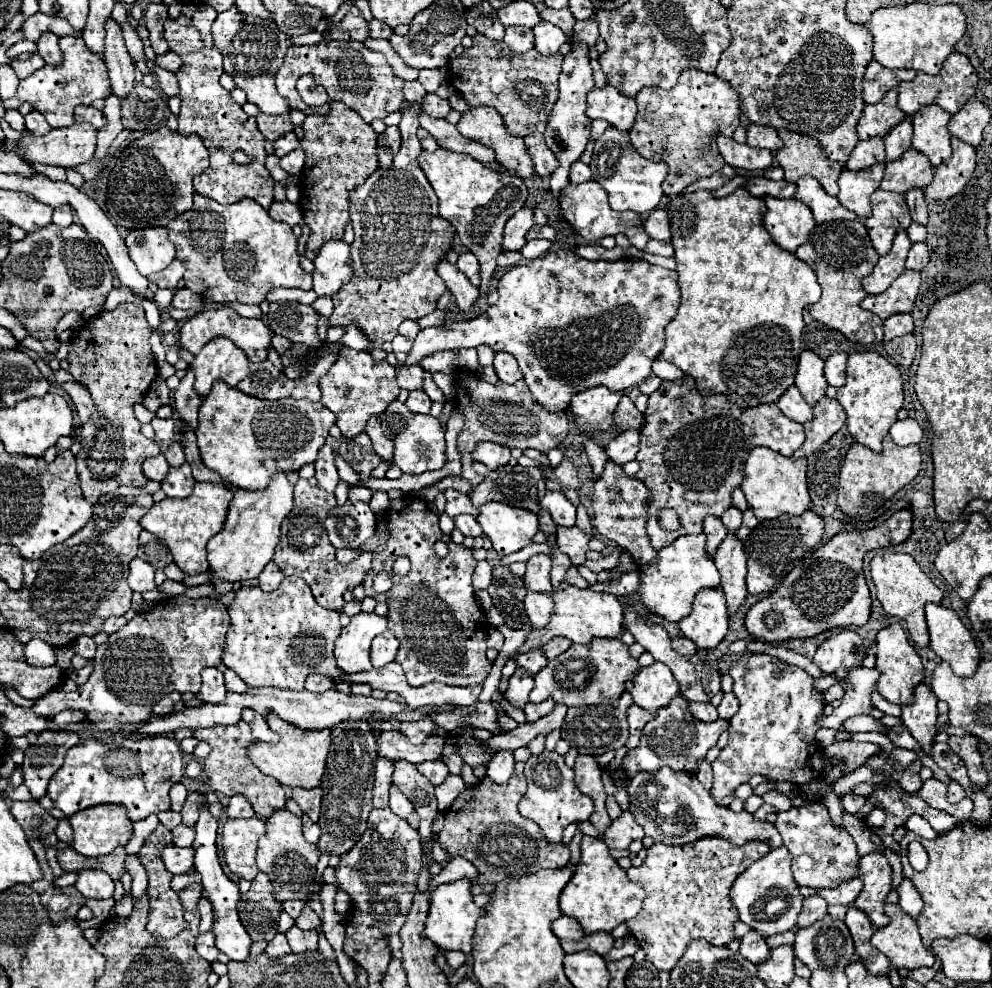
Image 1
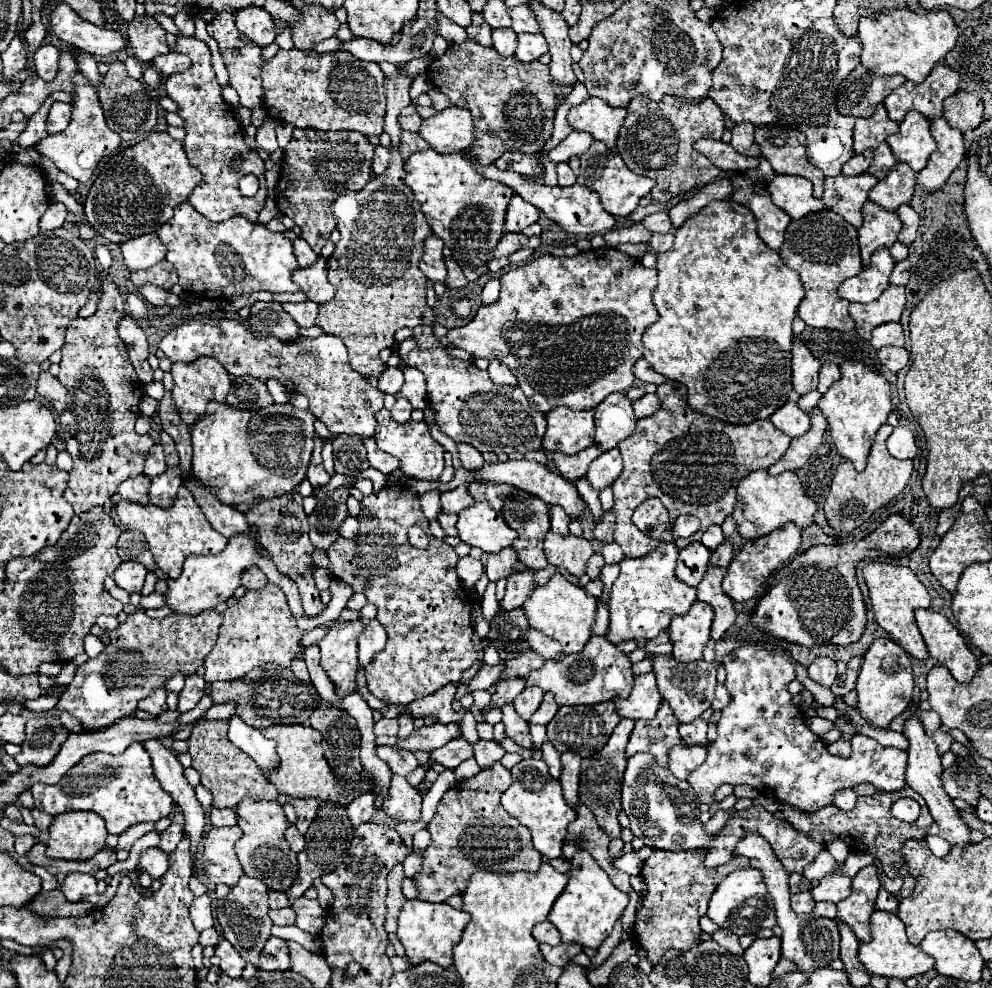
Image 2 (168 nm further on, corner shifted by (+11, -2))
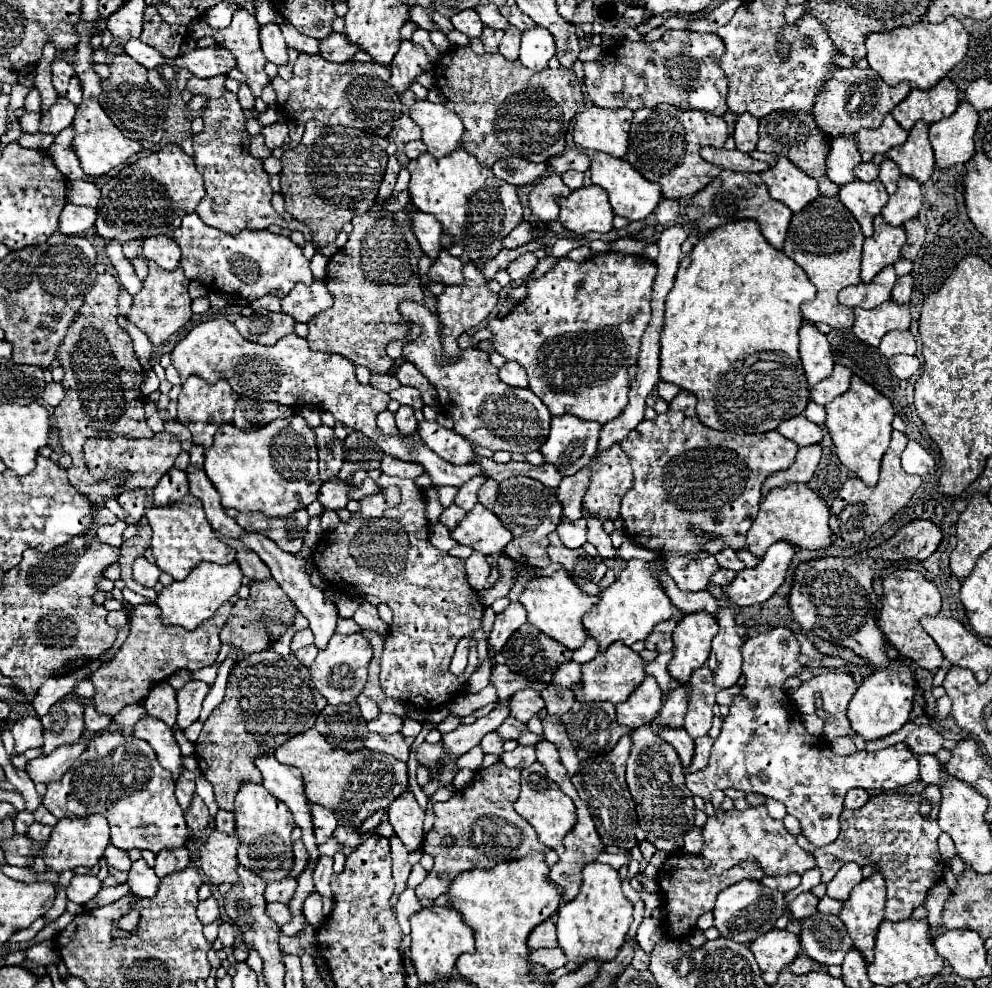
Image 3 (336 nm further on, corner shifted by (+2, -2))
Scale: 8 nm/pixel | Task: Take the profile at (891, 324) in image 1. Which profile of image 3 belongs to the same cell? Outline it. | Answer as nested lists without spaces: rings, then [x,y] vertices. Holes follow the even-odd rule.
[[[892,331],[892,333],[886,333],[882,337],[882,343],[878,349],[886,357],[892,357],[898,353],[914,355],[916,353],[916,341],[914,341],[910,331]]]

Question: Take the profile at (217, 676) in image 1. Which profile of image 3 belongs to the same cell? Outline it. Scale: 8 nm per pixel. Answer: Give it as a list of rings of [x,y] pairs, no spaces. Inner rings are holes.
[[[188,681],[178,691],[178,727],[180,729],[190,727],[198,719],[202,701],[208,691],[210,691],[210,687],[204,681]]]

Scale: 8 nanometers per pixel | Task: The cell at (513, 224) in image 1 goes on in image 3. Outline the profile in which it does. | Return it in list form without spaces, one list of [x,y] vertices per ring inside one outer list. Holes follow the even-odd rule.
[[[554,173],[554,175],[544,177],[528,193],[528,207],[532,211],[532,219],[544,221],[544,223],[556,221],[560,209],[558,209],[558,203],[554,201],[554,197],[568,195],[568,193],[570,193],[570,189],[562,183],[560,175]]]

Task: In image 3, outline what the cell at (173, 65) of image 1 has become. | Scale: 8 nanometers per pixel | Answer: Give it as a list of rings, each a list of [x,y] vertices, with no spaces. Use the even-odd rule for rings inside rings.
[[[206,47],[206,49],[194,49],[192,53],[174,57],[176,69],[186,69],[196,77],[214,77],[214,75],[226,75],[230,69],[236,67],[234,57],[224,47]]]

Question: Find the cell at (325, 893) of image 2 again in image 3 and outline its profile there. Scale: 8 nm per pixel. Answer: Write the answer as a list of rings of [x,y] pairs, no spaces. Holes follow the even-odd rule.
[[[320,857],[318,859],[318,865],[314,869],[314,885],[316,885],[316,891],[322,895],[322,897],[332,897],[332,891],[330,891],[330,877],[332,877],[332,857]]]

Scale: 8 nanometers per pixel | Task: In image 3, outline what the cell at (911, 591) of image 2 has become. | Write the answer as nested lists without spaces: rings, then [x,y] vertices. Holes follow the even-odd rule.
[[[898,569],[882,579],[884,587],[884,599],[882,599],[882,611],[880,611],[880,631],[884,633],[886,641],[892,643],[900,655],[912,659],[918,667],[936,671],[942,665],[942,651],[930,639],[930,635],[922,629],[920,617],[922,615],[938,615],[940,611],[940,591],[934,583],[930,583],[922,573],[910,571],[910,569]]]

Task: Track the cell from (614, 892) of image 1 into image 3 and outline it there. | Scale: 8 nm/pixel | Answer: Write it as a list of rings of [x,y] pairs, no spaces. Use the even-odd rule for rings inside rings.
[[[588,863],[588,867],[582,869],[582,875],[584,875],[584,879],[582,879],[580,893],[570,903],[564,903],[558,909],[558,917],[556,917],[558,943],[568,957],[566,967],[570,971],[574,971],[578,965],[582,965],[586,959],[592,959],[592,957],[602,959],[602,961],[614,961],[622,943],[624,943],[624,935],[632,923],[632,903],[624,897],[622,889],[620,889],[620,875],[614,867],[602,865],[602,863]]]

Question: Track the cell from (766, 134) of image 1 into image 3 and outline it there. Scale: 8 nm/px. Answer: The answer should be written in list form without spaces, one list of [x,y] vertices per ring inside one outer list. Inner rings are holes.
[[[742,113],[736,121],[734,139],[736,139],[738,151],[752,153],[756,149],[756,143],[758,143],[758,119],[752,117],[750,113]]]

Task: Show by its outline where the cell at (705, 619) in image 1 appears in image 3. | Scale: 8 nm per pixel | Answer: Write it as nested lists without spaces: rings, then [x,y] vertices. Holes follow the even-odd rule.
[[[708,611],[686,615],[674,629],[674,659],[668,671],[680,683],[686,683],[694,669],[702,667],[710,655],[710,643],[718,633],[718,623]]]

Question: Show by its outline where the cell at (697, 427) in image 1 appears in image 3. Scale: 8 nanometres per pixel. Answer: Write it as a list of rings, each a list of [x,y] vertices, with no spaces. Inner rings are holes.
[[[680,391],[670,401],[668,411],[658,415],[654,421],[638,423],[638,427],[630,431],[620,445],[630,457],[634,471],[634,483],[630,491],[626,491],[620,509],[624,533],[632,543],[664,555],[688,555],[702,549],[714,555],[722,547],[746,547],[746,533],[758,515],[764,479],[774,471],[788,469],[798,451],[798,445],[778,431],[768,431],[762,435],[730,435],[706,427],[696,415],[696,399],[690,391]],[[690,525],[702,529],[702,533],[710,535],[710,539],[702,543],[704,539],[700,535],[688,533]]]

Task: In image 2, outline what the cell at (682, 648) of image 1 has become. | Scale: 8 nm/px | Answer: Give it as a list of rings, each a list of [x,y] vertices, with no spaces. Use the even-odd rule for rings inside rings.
[[[661,631],[657,637],[645,641],[645,651],[653,653],[653,655],[669,655],[671,649],[673,649],[673,645],[669,643],[667,631]]]

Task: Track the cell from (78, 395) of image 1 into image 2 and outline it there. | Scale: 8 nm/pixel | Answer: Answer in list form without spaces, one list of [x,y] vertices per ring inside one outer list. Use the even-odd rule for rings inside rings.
[[[43,371],[43,373],[39,375],[37,395],[39,395],[41,399],[47,399],[57,413],[63,411],[63,407],[65,407],[65,387],[61,387],[61,385],[59,385],[59,379],[53,377],[49,371]]]

